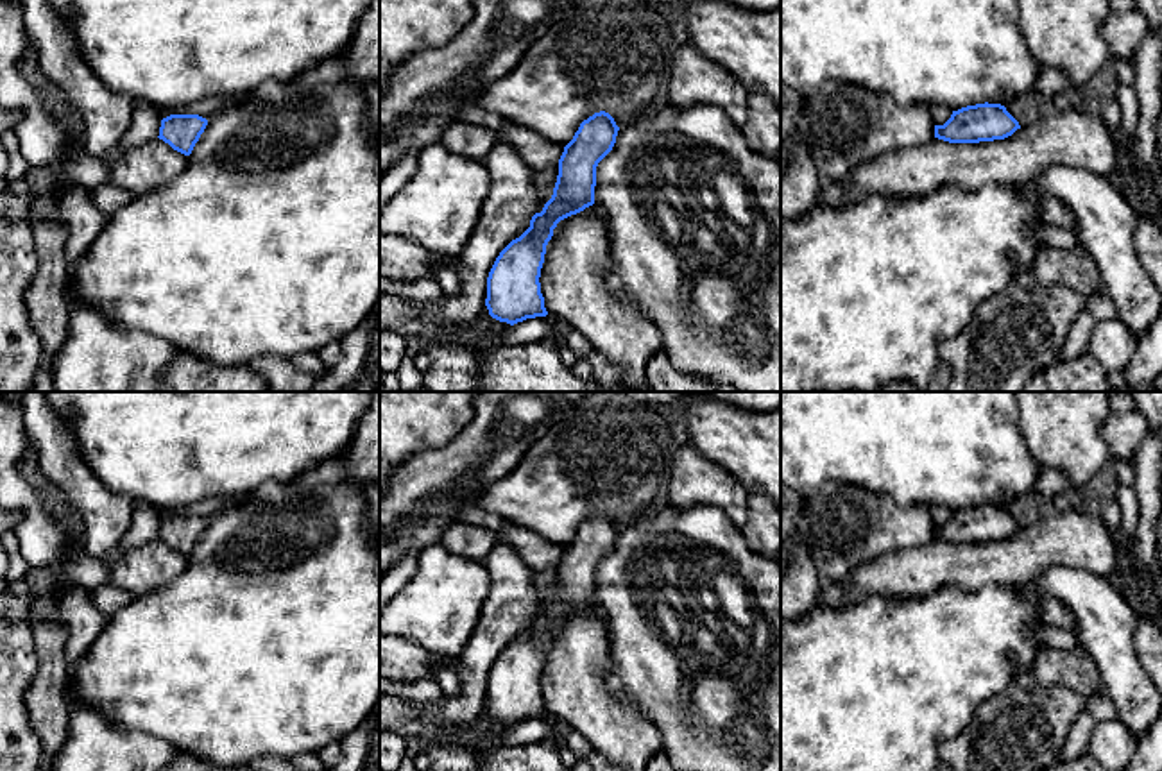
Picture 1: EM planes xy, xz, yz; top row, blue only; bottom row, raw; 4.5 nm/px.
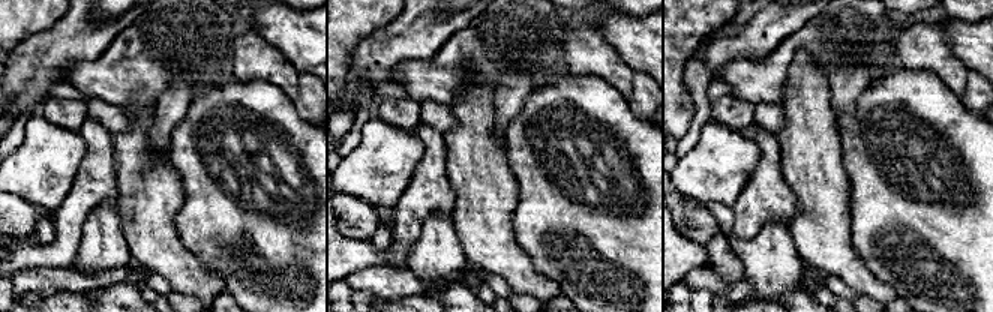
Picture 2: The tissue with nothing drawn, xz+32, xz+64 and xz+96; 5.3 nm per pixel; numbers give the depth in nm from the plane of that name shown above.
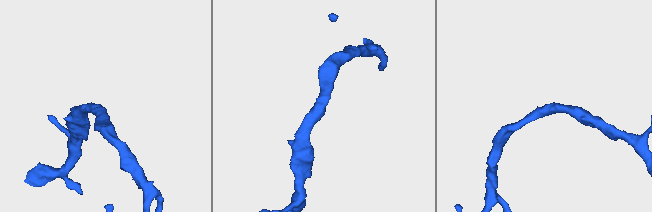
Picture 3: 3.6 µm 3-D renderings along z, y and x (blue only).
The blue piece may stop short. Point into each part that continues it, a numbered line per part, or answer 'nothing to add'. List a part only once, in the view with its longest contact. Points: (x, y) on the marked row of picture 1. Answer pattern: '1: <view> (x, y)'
nothing to add

